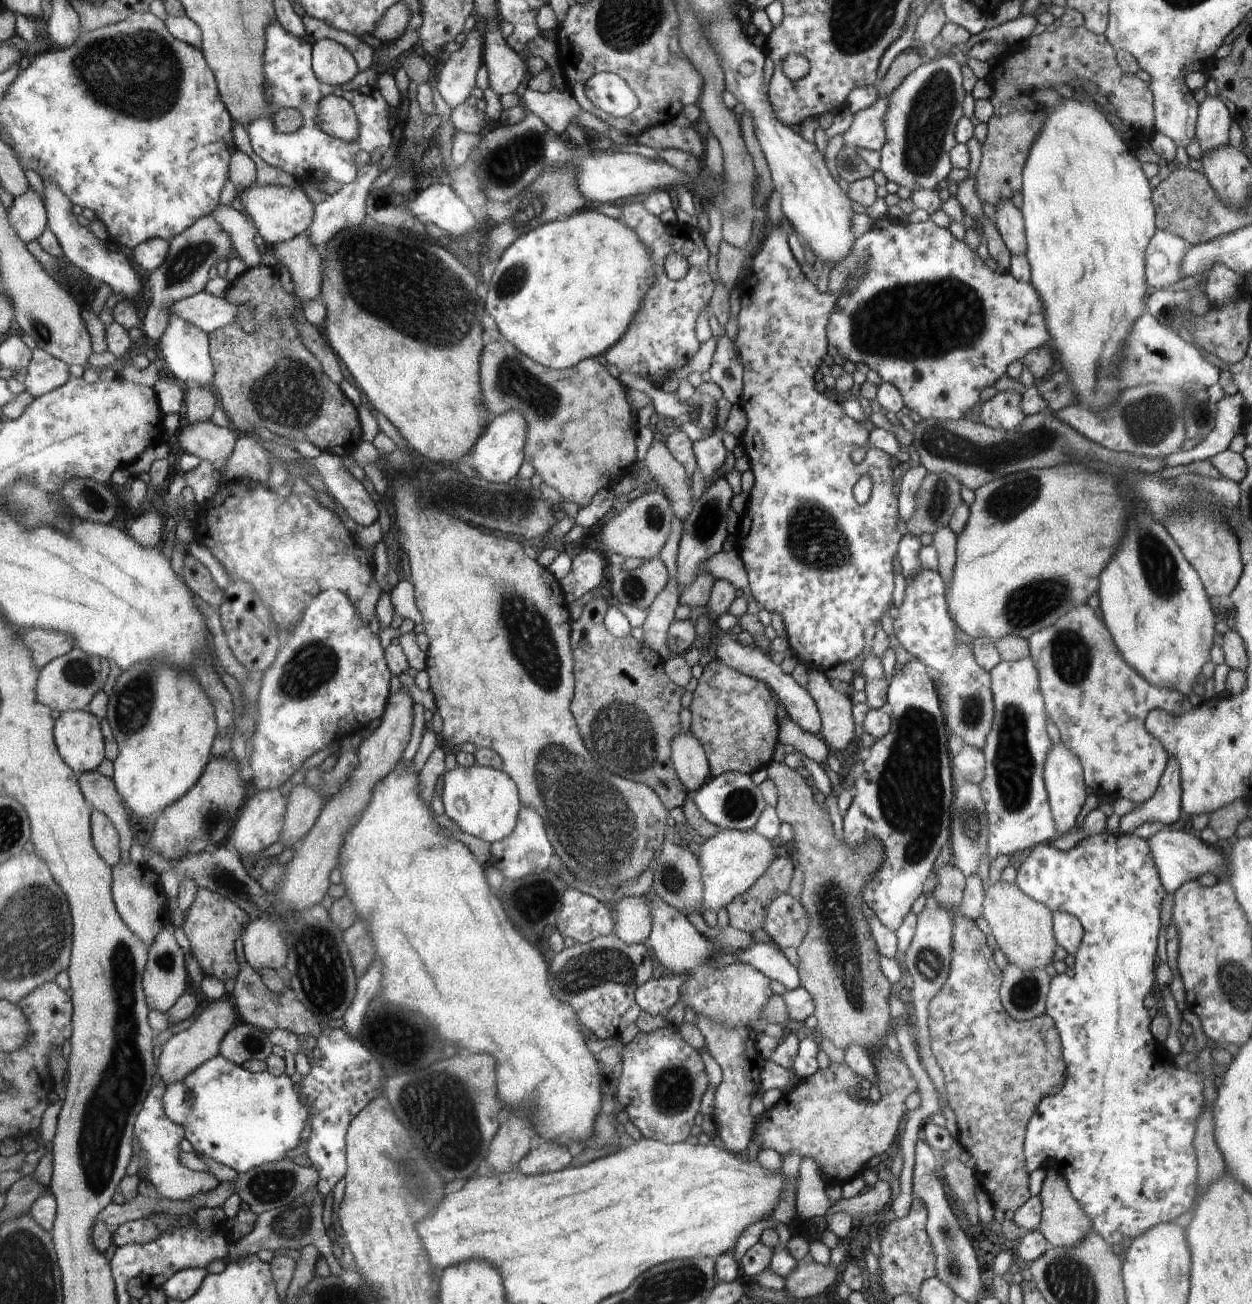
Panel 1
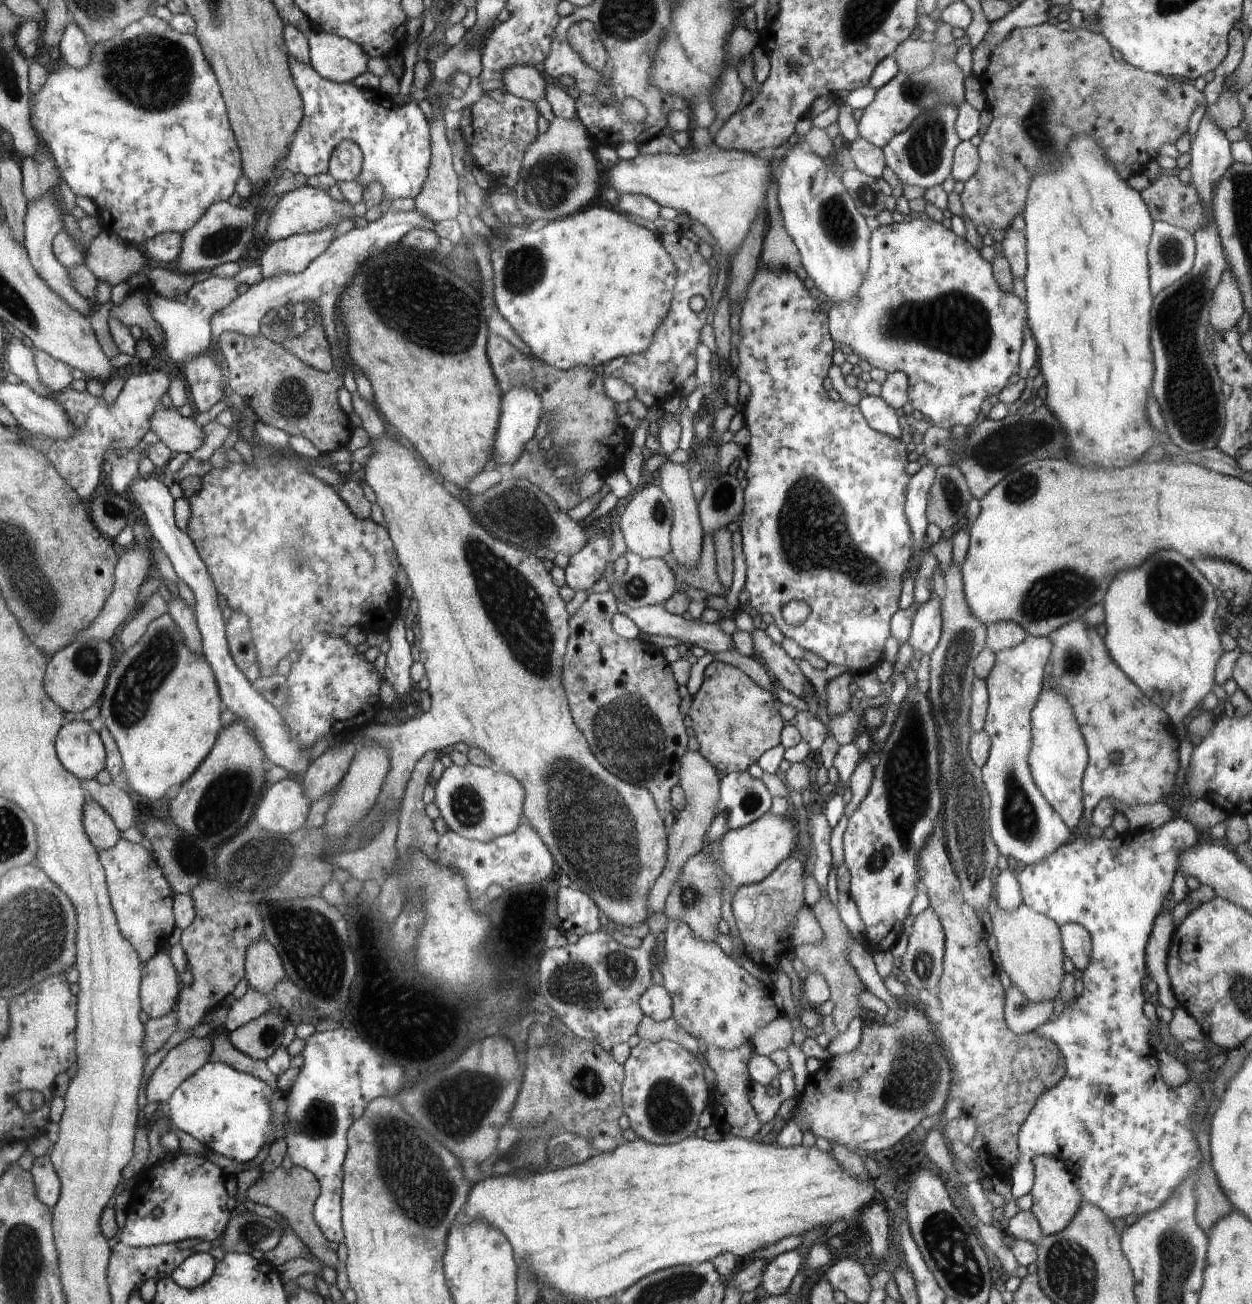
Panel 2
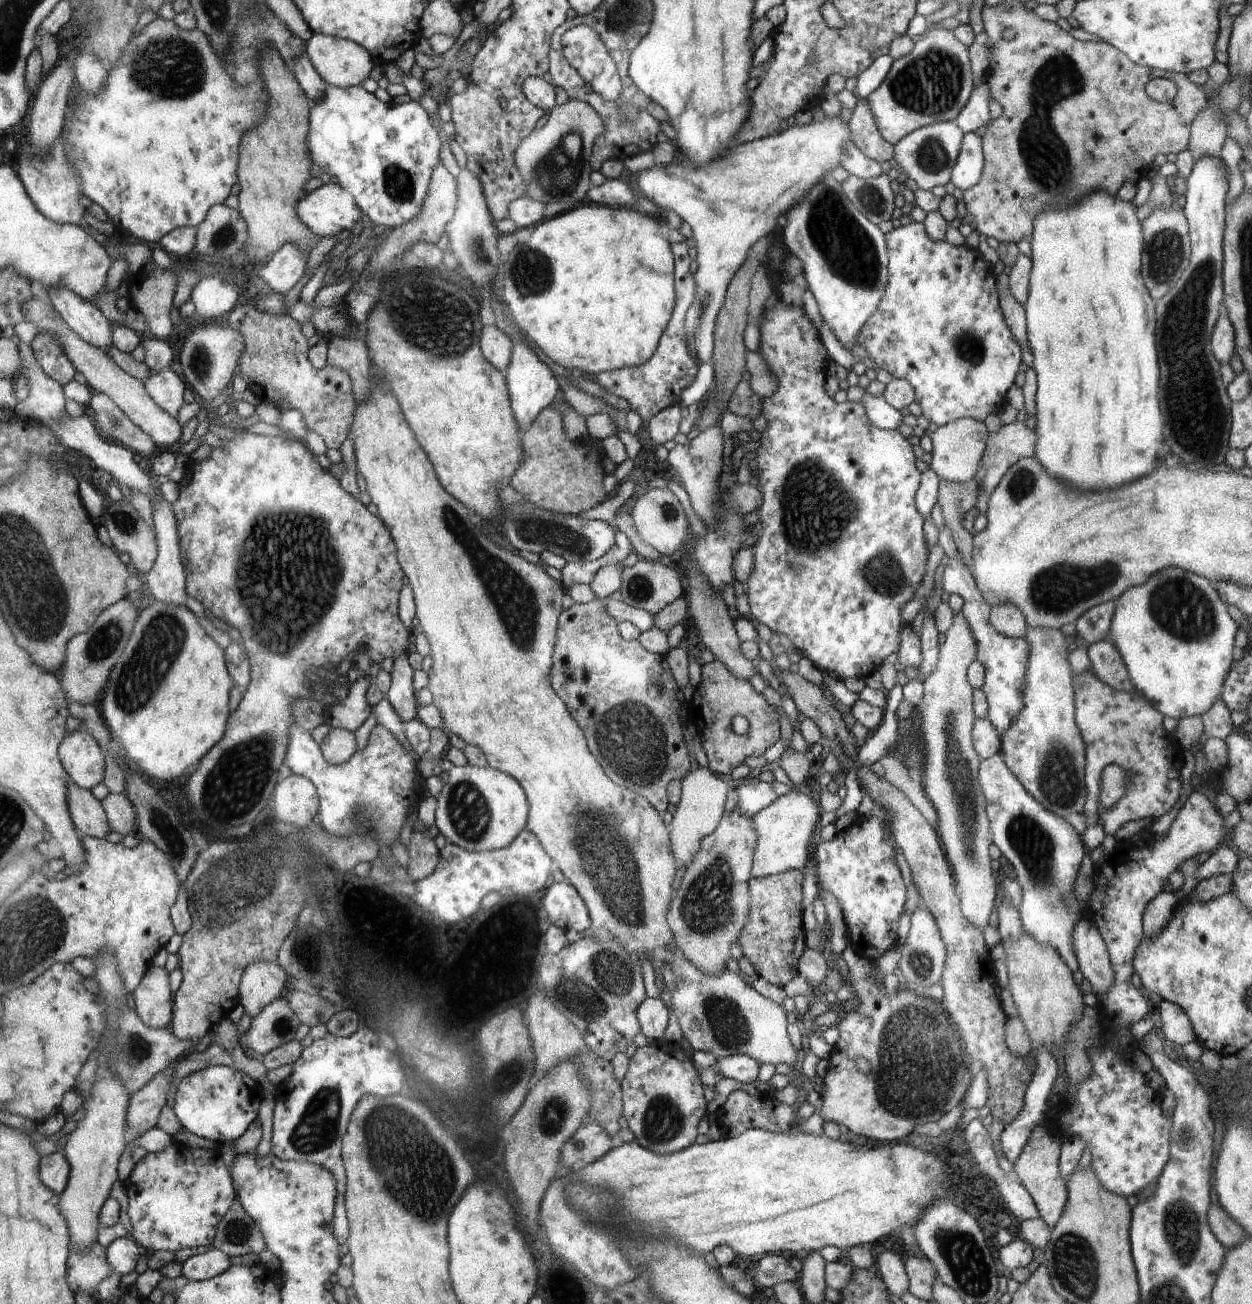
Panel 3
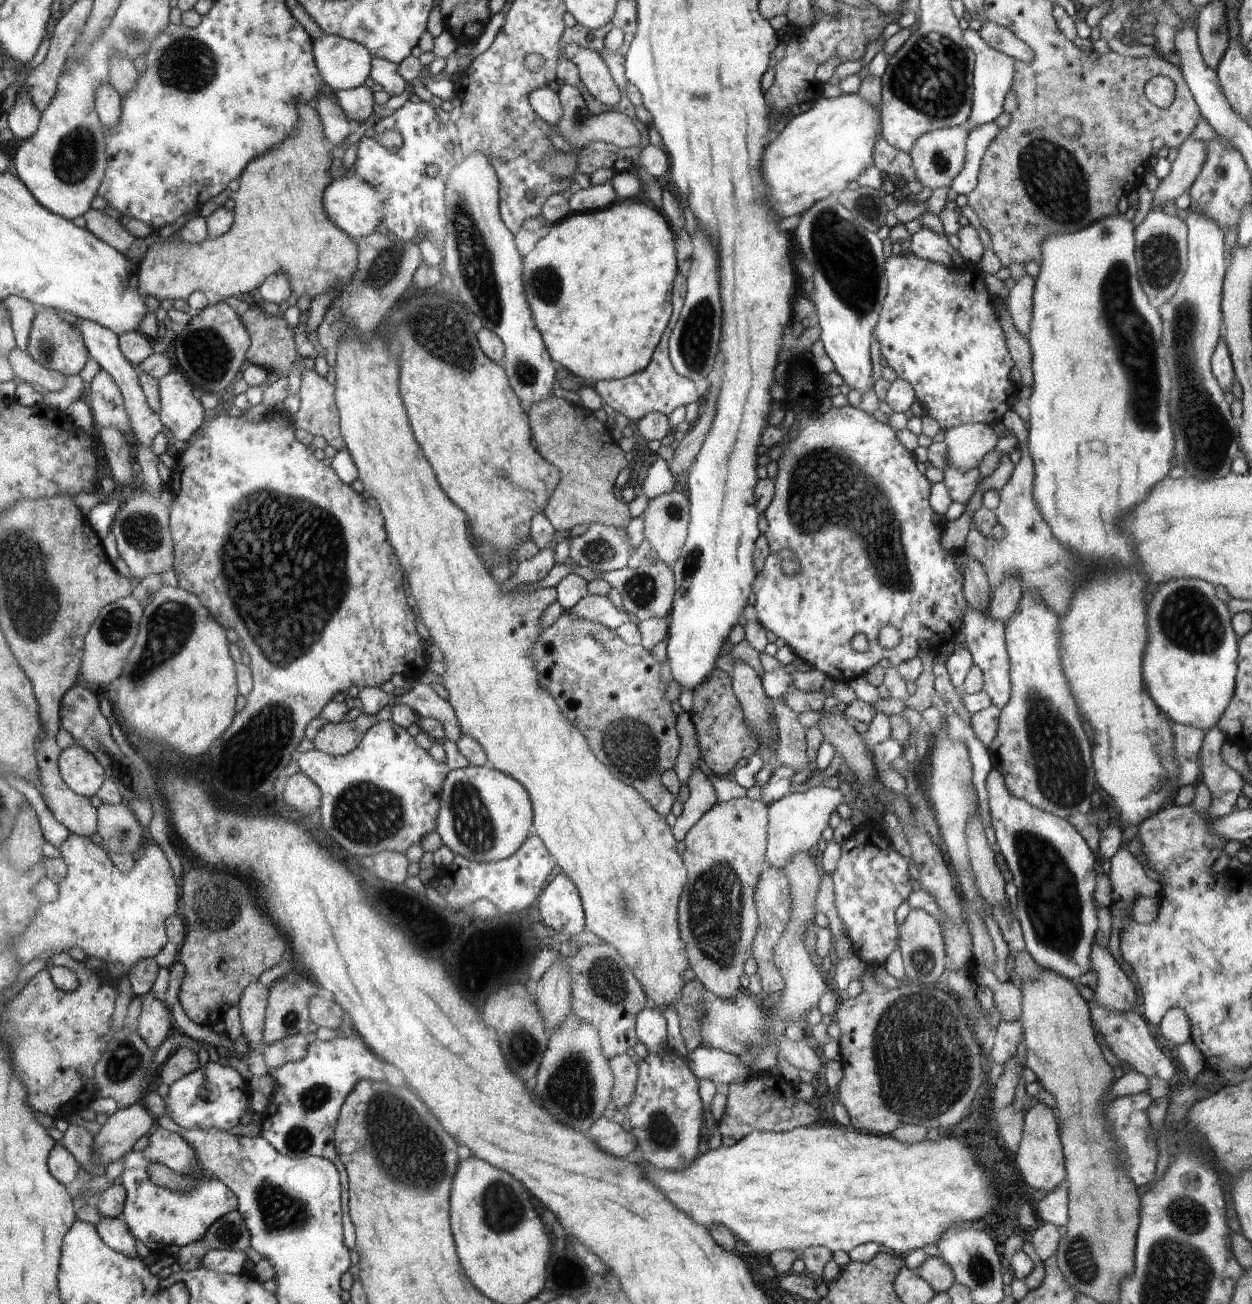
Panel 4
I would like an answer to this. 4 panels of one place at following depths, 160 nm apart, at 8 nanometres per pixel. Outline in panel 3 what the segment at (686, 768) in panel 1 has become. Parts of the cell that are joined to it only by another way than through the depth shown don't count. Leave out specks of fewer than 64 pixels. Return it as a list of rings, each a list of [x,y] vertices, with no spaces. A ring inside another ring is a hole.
[[[698,766],[695,771],[690,771],[681,781],[681,800],[676,806],[674,819],[668,828],[670,832],[670,848],[676,864],[685,869],[690,866],[694,854],[700,850],[702,841],[711,835],[718,827],[722,816],[725,814],[727,794],[734,789],[736,781],[716,775],[710,768]]]

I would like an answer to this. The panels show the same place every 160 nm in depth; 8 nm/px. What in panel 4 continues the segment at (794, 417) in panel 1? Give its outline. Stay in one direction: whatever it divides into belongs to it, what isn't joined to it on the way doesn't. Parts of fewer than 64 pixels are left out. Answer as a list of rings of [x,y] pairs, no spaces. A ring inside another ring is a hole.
[[[799,361],[794,372],[790,372],[789,389],[786,393],[786,401],[793,405],[797,411],[796,422],[794,428],[798,429],[796,439],[786,444],[782,458],[778,460],[778,476],[776,476],[776,488],[774,488],[774,498],[765,509],[764,516],[768,520],[768,530],[764,532],[768,544],[770,545],[770,555],[766,558],[764,569],[758,575],[762,575],[762,586],[756,592],[756,615],[758,622],[766,630],[773,632],[776,637],[782,638],[786,645],[796,654],[797,657],[808,663],[812,669],[823,672],[826,677],[833,681],[848,682],[863,676],[872,666],[886,658],[890,661],[892,667],[914,658],[920,652],[922,646],[928,646],[934,650],[938,650],[944,642],[953,642],[952,638],[961,629],[963,624],[962,616],[966,612],[966,602],[962,594],[962,586],[964,576],[962,576],[963,566],[956,566],[954,558],[956,554],[952,554],[942,546],[941,536],[943,526],[934,526],[932,518],[935,513],[929,504],[931,494],[931,482],[917,470],[916,459],[913,452],[907,450],[900,444],[897,438],[897,432],[890,426],[878,422],[874,416],[867,414],[864,410],[853,408],[852,406],[844,406],[843,408],[830,408],[828,412],[821,413],[819,416],[812,418],[812,413],[818,408],[818,380],[819,372],[813,364],[807,361]],[[790,550],[798,562],[800,562],[800,572],[796,572],[794,576],[788,576],[782,572],[782,560],[778,558],[777,551]],[[890,625],[898,629],[900,632],[900,644],[891,650],[882,648],[879,644],[879,632],[885,626]],[[854,636],[867,638],[869,650],[866,652],[856,652],[854,650]]]

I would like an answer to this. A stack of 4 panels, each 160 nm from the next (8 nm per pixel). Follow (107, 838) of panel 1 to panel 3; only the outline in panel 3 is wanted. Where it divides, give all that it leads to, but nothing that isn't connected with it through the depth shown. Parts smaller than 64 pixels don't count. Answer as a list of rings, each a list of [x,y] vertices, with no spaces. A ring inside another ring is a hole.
[[[71,781],[66,784],[66,790],[68,812],[76,829],[82,835],[104,840],[111,831],[101,802],[94,798],[90,790],[79,788]]]

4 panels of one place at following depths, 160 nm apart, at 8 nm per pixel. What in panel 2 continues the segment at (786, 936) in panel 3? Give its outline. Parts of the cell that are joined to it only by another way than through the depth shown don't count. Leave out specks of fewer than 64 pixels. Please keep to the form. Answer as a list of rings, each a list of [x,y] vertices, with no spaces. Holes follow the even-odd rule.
[[[788,856],[786,860],[782,860],[781,864],[776,866],[776,870],[770,874],[762,882],[758,884],[752,884],[752,886],[742,886],[735,891],[734,898],[732,900],[732,913],[736,920],[736,926],[738,928],[738,934],[744,943],[744,954],[746,954],[750,961],[761,970],[768,971],[769,973],[774,968],[779,968],[778,962],[780,962],[780,954],[784,954],[788,950],[789,946],[786,944],[788,940],[788,924],[790,920],[794,918],[794,914],[798,912],[798,908],[805,904],[803,897],[803,864],[800,863],[796,858]]]

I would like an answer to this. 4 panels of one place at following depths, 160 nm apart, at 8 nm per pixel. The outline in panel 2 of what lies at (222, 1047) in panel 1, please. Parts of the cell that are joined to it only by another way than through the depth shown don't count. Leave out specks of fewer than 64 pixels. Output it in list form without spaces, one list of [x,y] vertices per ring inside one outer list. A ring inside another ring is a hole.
[[[283,1011],[270,1012],[226,1034],[238,1052],[253,1060],[266,1061],[282,1048],[282,1032],[290,1020]]]

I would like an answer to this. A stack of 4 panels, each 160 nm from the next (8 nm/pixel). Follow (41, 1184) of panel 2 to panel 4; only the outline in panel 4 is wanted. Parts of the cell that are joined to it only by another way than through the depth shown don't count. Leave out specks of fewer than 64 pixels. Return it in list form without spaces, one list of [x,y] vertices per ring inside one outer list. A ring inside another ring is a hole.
[[[56,1127],[49,1129],[50,1137],[56,1142],[56,1146],[52,1148],[47,1161],[48,1170],[50,1174],[62,1184],[66,1186],[71,1182],[74,1182],[78,1176],[78,1170],[80,1166],[76,1162],[74,1156],[62,1146],[63,1133]]]

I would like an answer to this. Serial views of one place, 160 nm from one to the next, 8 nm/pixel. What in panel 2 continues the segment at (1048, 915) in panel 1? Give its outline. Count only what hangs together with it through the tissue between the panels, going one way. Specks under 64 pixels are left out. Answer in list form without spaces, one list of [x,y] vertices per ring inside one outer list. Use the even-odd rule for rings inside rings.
[[[1022,902],[1016,910],[998,910],[991,918],[997,941],[998,959],[1012,984],[1026,996],[1030,1004],[1052,1000],[1058,996],[1064,978],[1064,952],[1059,924]]]

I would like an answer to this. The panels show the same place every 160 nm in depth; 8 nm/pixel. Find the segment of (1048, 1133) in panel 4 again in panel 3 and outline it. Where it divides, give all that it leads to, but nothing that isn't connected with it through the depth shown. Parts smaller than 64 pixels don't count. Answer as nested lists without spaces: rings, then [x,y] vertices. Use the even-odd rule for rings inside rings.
[[[1036,1128],[1030,1134],[1022,1154],[1013,1164],[1015,1174],[1019,1177],[1018,1182],[1030,1194],[1036,1204],[1040,1219],[1044,1220],[1050,1229],[1058,1224],[1068,1202],[1067,1180],[1062,1178],[1059,1169],[1062,1142],[1063,1140],[1059,1137],[1050,1134],[1048,1128]]]

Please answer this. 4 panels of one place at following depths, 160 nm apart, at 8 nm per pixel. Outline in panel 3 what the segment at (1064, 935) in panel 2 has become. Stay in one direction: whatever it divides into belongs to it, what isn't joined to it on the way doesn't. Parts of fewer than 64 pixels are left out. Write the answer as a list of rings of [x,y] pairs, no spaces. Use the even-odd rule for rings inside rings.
[[[1078,919],[1072,930],[1072,952],[1084,979],[1092,985],[1093,993],[1102,996],[1114,984],[1108,950],[1100,932],[1088,919]]]

